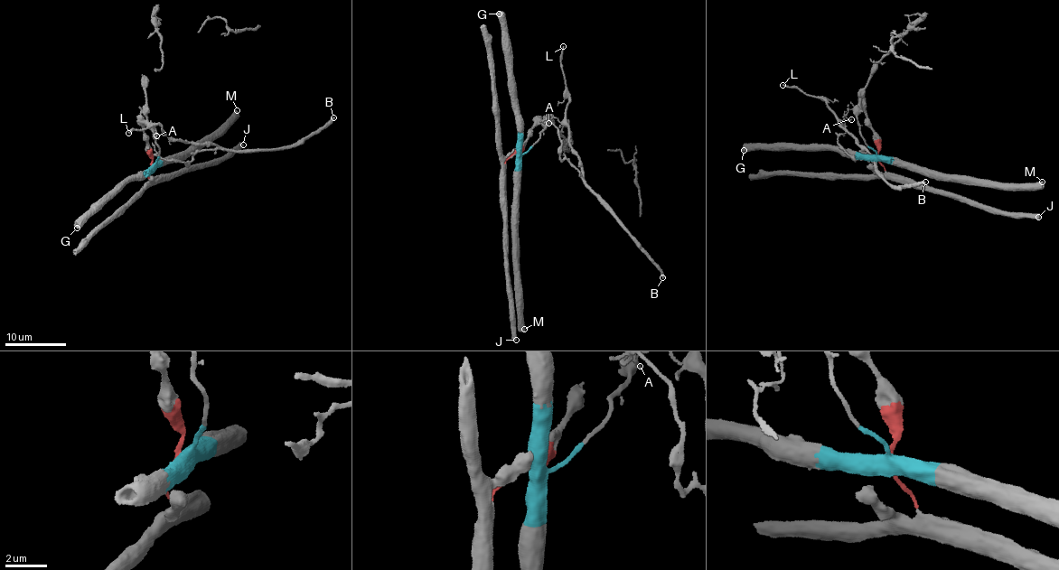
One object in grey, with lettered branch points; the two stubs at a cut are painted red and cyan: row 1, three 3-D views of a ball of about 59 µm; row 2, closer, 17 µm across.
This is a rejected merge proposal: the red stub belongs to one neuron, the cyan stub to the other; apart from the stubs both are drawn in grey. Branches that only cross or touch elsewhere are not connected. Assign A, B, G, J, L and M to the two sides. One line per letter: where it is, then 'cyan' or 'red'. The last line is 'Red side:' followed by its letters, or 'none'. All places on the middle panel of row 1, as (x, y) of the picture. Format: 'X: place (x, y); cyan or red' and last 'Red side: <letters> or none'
A: place (548, 123); cyan
B: place (662, 277); cyan
G: place (499, 14); cyan
J: place (516, 340); red
L: place (563, 46); cyan
M: place (524, 329); cyan
Red side: J

